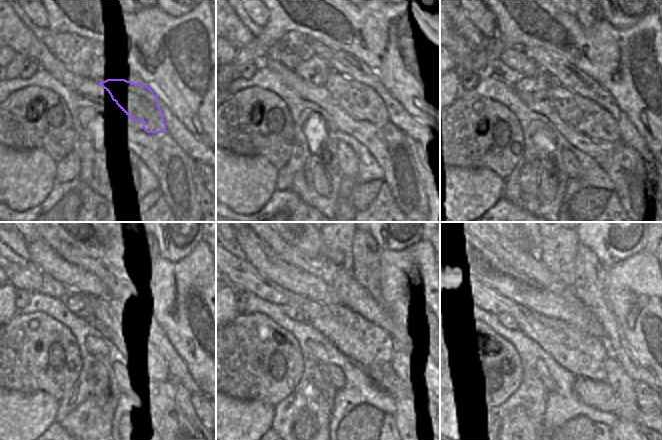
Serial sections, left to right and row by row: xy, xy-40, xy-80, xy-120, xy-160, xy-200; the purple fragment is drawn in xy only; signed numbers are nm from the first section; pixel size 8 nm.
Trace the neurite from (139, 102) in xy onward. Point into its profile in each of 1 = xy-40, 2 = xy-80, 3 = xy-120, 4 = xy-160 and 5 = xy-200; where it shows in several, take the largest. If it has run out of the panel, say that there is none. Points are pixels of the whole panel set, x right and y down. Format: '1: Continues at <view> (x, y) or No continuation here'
1: Continues at xy-40 (360, 102)
2: Continues at xy-80 (583, 114)
3: Continues at xy-120 (141, 342)
4: Continues at xy-160 (363, 344)
5: Continues at xy-200 (577, 351).

